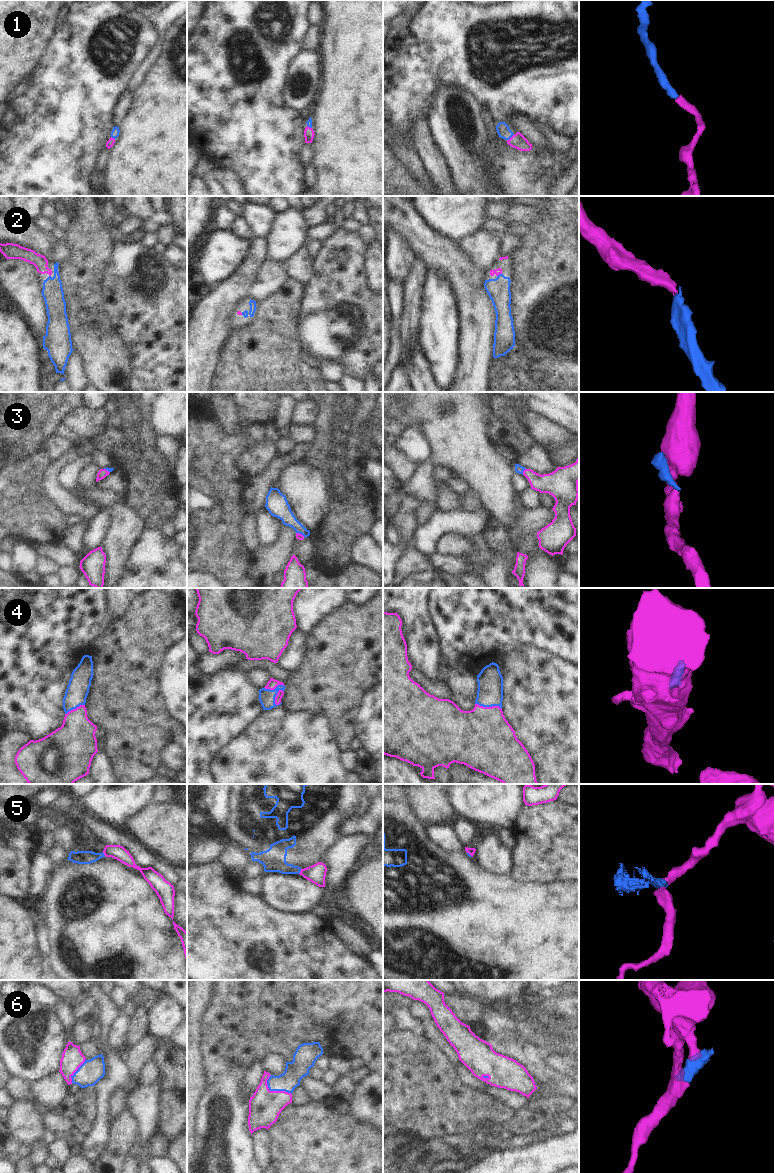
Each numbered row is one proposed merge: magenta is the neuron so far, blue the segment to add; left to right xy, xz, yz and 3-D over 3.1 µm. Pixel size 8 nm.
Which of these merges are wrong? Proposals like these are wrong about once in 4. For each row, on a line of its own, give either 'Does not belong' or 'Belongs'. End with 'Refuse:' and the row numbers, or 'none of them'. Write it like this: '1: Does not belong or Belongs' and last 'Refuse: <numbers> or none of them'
1: Belongs
2: Belongs
3: Belongs
4: Belongs
5: Does not belong
6: Belongs
Refuse: 5

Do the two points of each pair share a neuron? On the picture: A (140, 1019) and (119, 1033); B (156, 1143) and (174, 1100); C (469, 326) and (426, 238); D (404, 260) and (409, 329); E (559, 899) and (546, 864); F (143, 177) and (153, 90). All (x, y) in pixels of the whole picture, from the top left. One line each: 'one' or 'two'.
A: two
B: two
C: one
D: two
E: two
F: one

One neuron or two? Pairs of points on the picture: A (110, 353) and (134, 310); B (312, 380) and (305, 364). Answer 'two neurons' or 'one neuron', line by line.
A: two neurons
B: one neuron

